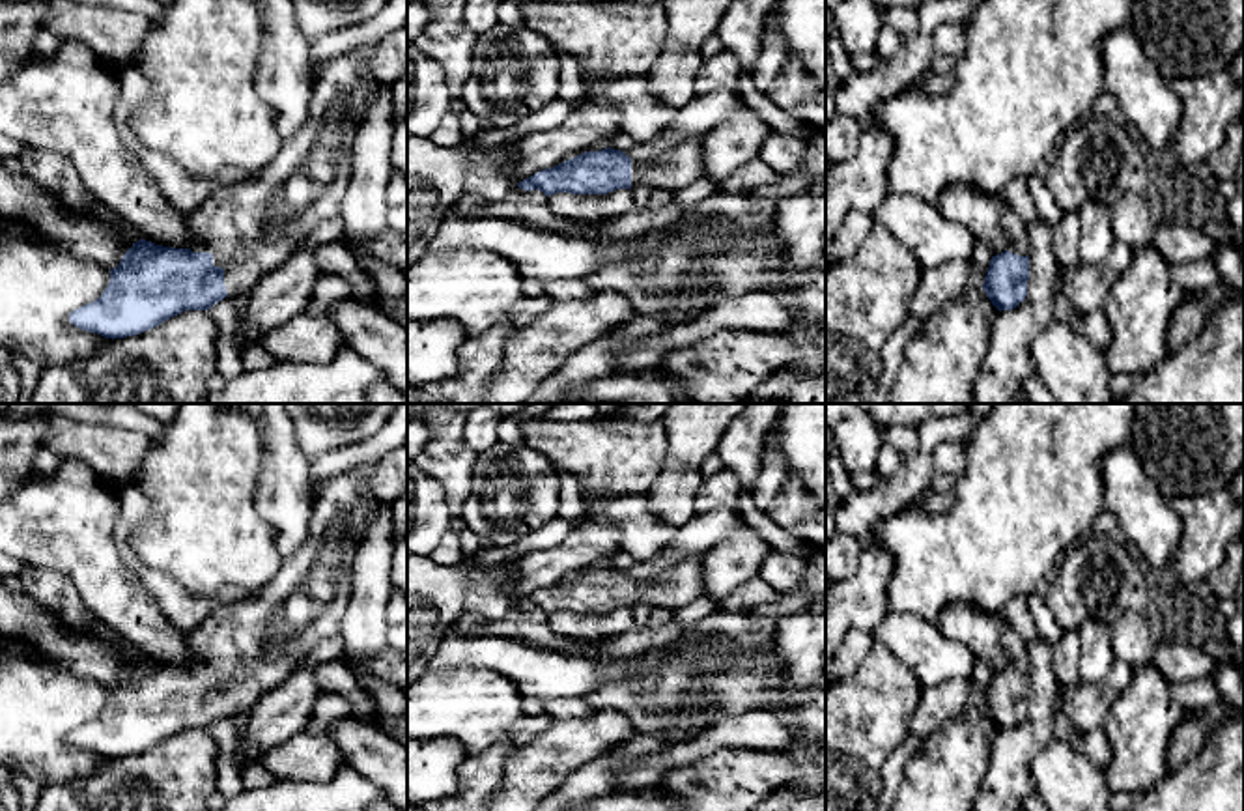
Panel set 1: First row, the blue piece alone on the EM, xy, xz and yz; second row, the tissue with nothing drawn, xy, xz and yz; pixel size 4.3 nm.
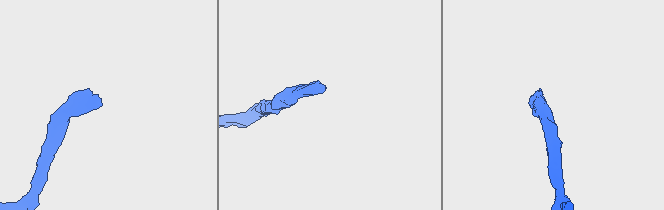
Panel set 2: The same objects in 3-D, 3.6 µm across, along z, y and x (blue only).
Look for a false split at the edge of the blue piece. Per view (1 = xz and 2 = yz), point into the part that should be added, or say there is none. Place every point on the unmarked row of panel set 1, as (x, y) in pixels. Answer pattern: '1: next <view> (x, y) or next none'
1: next xz (682, 583)
2: next yz (1015, 645)

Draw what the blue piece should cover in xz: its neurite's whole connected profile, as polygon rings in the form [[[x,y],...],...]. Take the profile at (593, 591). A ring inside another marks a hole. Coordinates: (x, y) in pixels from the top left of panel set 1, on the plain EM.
[[[689,557],[652,579],[633,579],[620,568],[585,570],[517,602],[523,609],[607,613],[616,607],[648,604],[680,609],[704,596],[702,557]]]

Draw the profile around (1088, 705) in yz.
[[[1115,660],[1100,682],[1080,680],[1059,688],[1065,714],[1081,734],[1104,727],[1113,704],[1128,690],[1134,669],[1130,663]]]

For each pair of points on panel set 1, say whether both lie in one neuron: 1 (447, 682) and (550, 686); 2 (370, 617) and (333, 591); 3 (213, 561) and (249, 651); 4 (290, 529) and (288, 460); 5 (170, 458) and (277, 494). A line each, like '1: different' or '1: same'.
1: different
2: different
3: different
4: same
5: different

